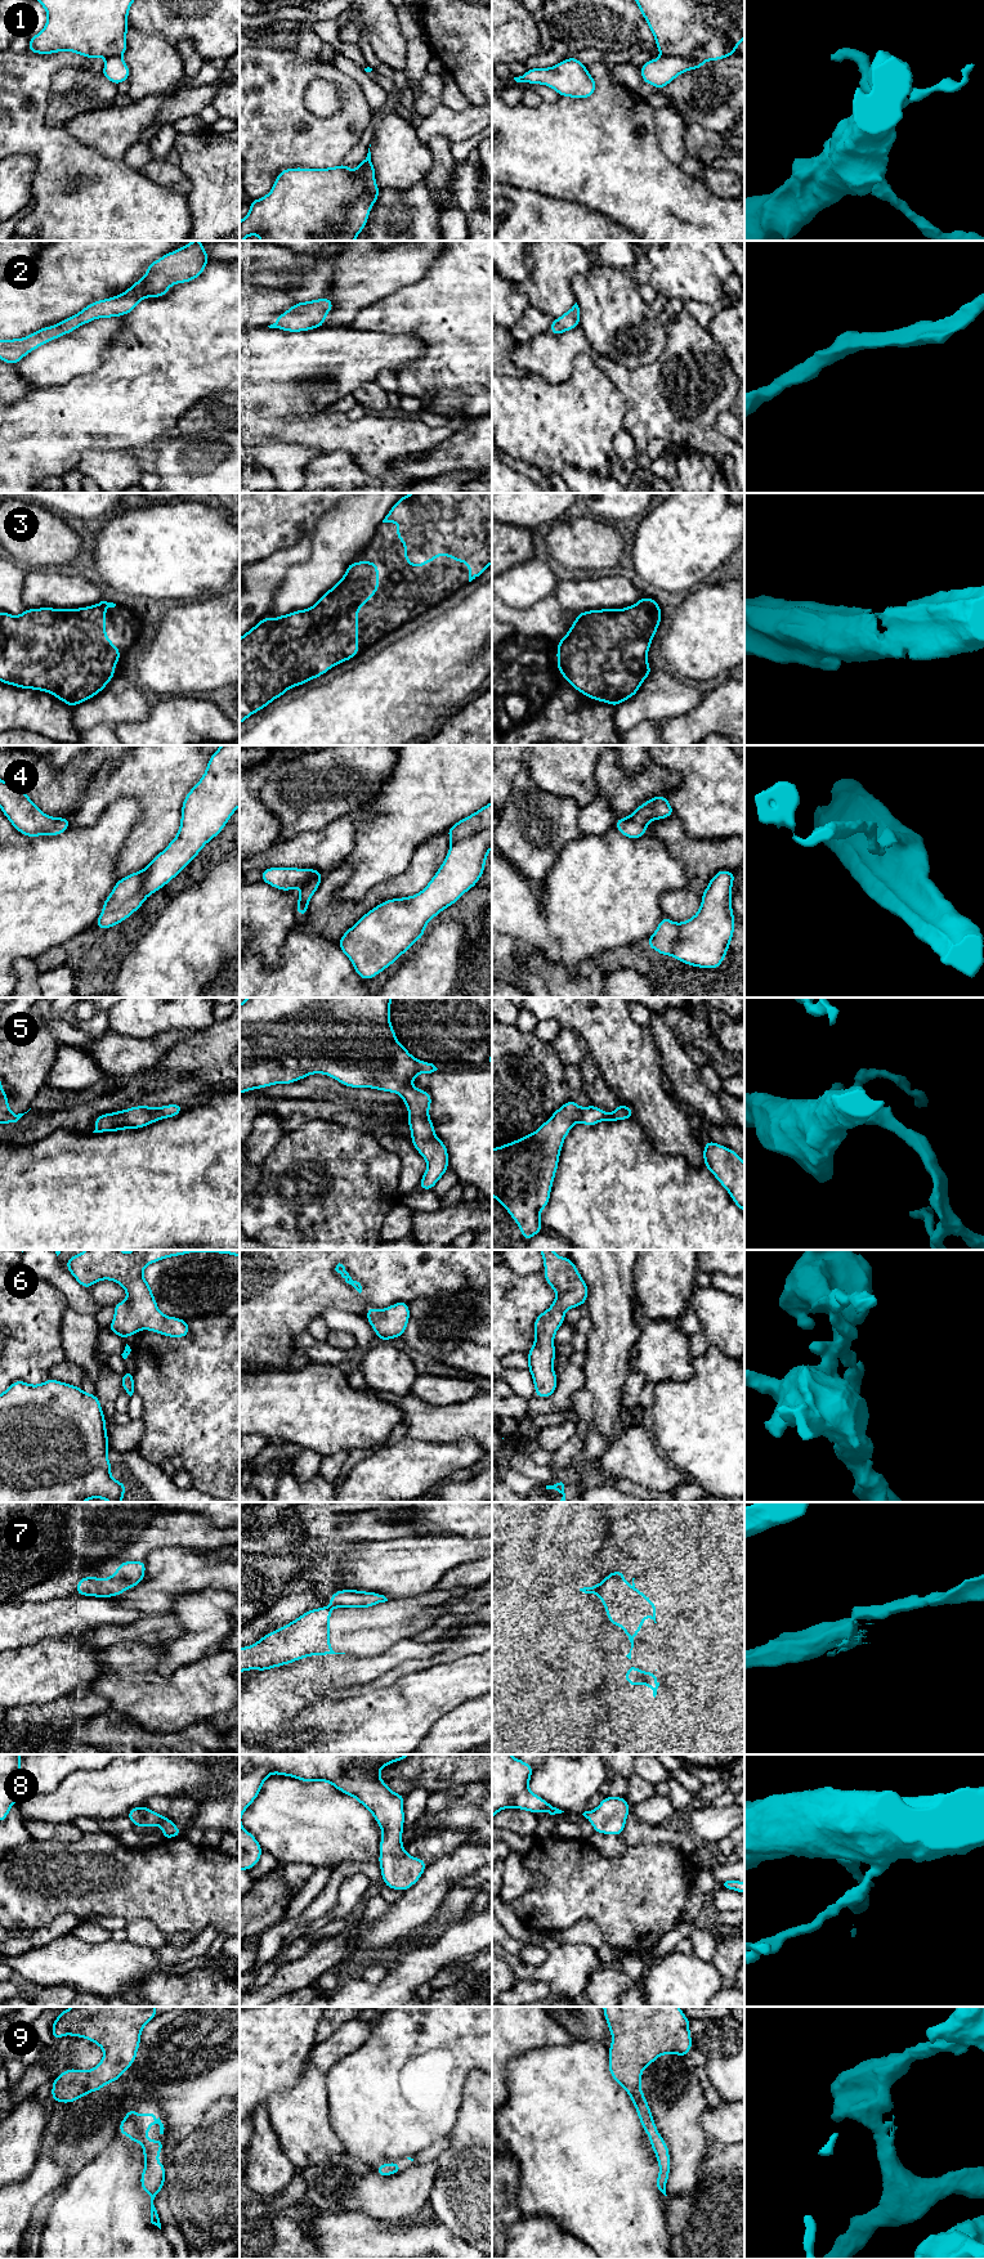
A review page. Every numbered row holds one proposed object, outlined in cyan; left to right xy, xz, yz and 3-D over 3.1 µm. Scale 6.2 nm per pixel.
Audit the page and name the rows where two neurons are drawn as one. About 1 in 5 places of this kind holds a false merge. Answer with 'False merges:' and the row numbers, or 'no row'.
False merges: 1, 7

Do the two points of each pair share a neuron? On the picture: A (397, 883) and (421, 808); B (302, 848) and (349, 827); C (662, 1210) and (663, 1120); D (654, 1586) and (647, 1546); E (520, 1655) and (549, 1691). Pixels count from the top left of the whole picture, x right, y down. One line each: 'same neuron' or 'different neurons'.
A: different neurons
B: same neuron
C: different neurons
D: different neurons
E: same neuron

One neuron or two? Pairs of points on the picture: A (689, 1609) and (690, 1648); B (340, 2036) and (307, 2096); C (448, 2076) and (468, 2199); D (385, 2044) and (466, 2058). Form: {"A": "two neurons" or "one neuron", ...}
{"A": "one neuron", "B": "one neuron", "C": "two neurons", "D": "one neuron"}

